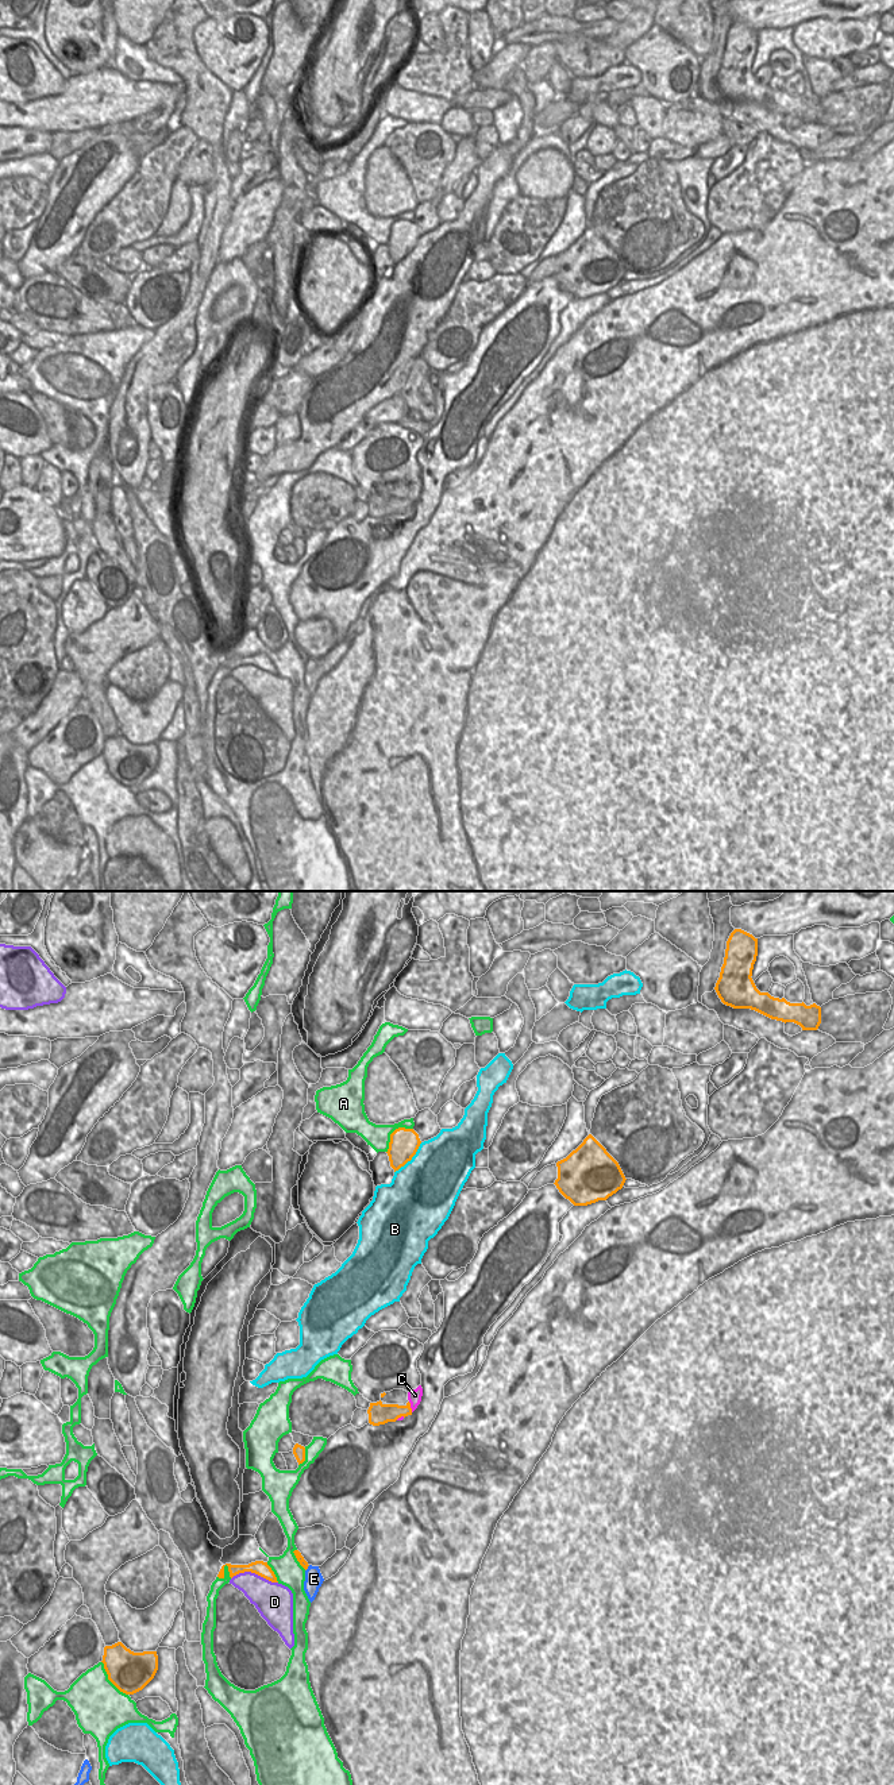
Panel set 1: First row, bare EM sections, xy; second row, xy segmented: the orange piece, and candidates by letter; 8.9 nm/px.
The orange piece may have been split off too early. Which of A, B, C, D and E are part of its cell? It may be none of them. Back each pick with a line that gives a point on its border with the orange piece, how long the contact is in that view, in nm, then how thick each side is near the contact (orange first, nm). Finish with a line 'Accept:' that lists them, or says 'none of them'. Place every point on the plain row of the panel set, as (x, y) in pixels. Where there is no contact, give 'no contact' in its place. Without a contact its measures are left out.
Accept: none of them

